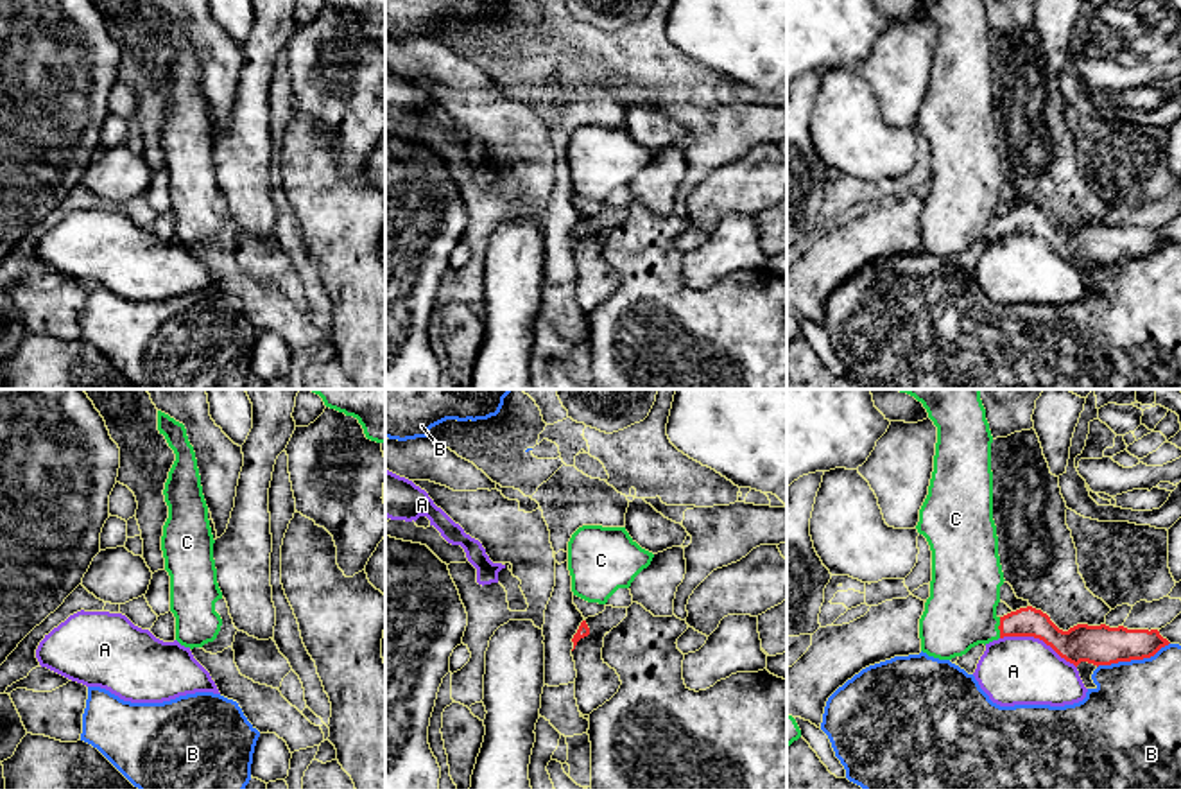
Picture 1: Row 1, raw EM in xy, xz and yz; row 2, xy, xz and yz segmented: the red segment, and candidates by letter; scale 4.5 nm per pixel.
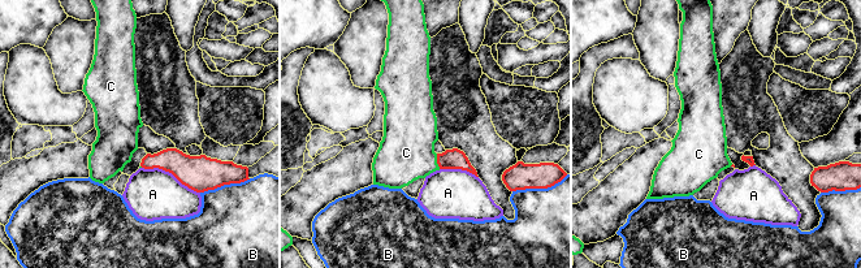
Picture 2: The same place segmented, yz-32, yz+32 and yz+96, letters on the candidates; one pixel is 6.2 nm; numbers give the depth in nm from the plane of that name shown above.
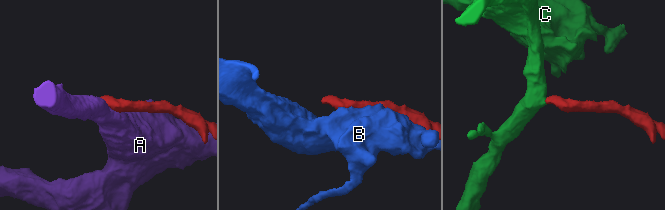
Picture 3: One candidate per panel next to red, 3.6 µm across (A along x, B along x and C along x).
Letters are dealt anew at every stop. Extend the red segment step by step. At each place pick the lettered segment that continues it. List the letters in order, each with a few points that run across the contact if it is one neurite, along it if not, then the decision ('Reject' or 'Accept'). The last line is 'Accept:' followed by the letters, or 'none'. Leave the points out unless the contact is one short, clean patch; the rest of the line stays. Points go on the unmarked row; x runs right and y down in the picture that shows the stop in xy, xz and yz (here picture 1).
A: Line: yz (1000, 235), (1038, 235), (1076, 266). Reject
B: Reject
C: Line: yz (1027, 219), (999, 226), (982, 225), (961, 210). Accept
Accept: C

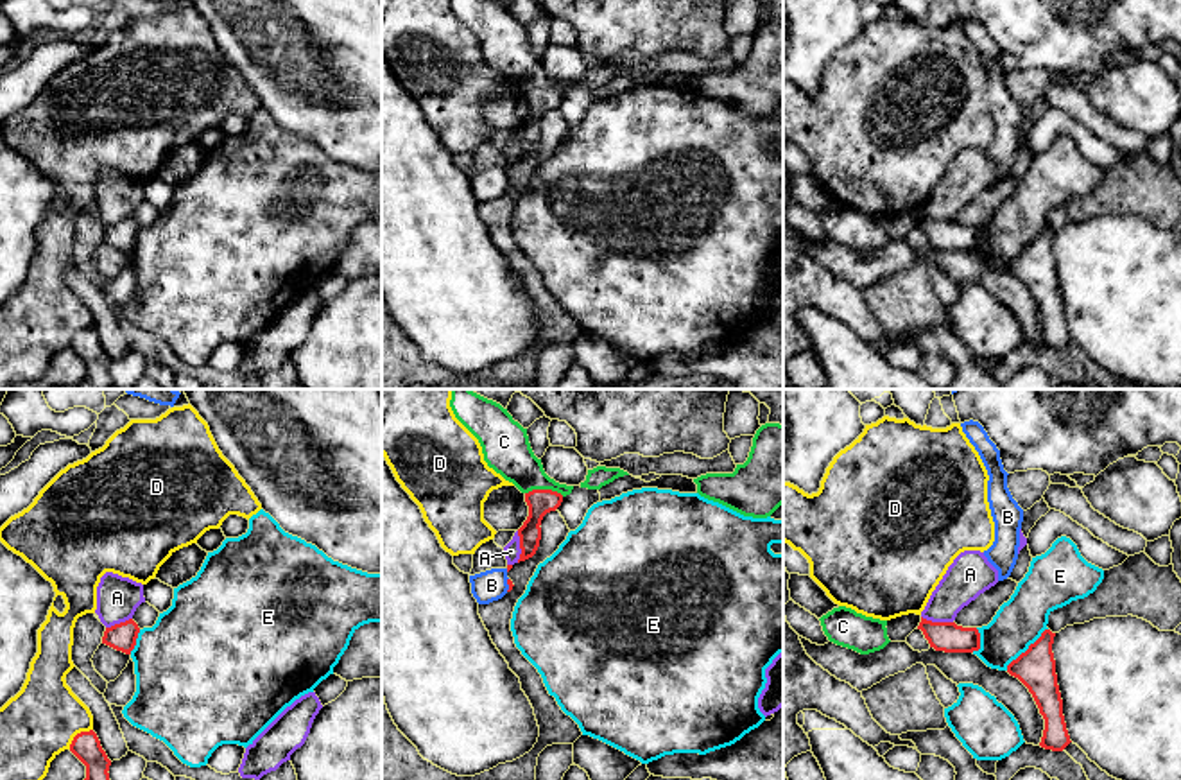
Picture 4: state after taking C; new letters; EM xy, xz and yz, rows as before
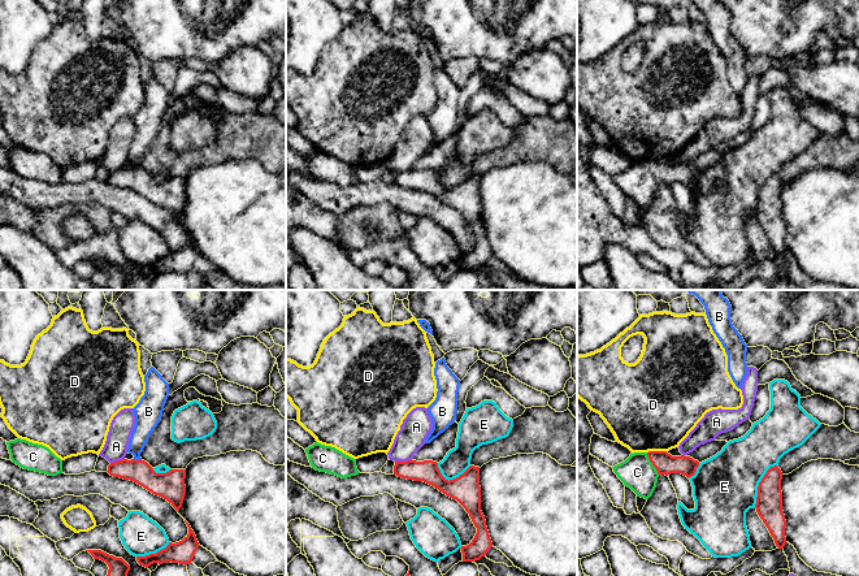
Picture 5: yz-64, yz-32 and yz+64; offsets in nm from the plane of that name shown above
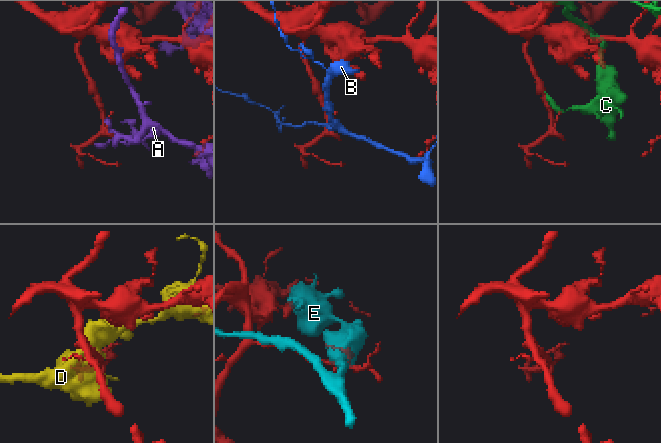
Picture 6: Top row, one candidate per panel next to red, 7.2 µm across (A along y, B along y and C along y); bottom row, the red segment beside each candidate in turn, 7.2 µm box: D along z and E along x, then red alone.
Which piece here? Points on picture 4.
A: Reject
B: Line: xz (508, 176), (506, 189). Reject
C: Reject
D: Reject
E: Reject
Accept: none

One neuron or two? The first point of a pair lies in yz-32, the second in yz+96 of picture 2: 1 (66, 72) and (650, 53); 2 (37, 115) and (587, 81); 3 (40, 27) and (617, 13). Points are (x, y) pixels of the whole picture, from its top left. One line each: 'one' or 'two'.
1: one
2: two
3: one

